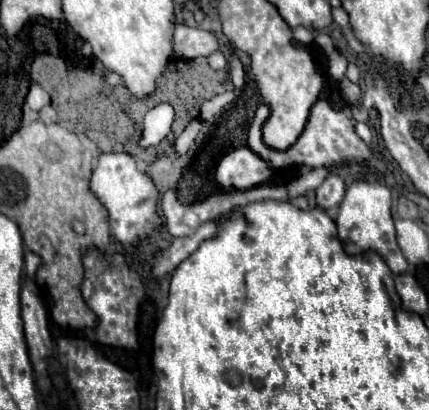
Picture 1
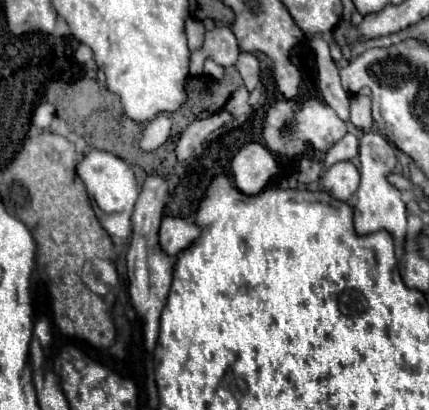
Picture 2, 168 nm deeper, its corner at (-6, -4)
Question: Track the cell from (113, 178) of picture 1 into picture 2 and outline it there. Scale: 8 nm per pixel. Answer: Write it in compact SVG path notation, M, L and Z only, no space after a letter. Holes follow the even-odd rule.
M92 150L90 154L84 156L84 160L78 164L78 176L84 180L90 202L94 206L94 212L100 220L100 224L104 226L104 230L110 234L114 244L128 244L126 240L132 234L132 212L134 212L134 204L138 200L140 194L140 186L136 182L136 176L130 168L130 164L126 164L122 158L110 154L110 152L100 152L100 150Z

